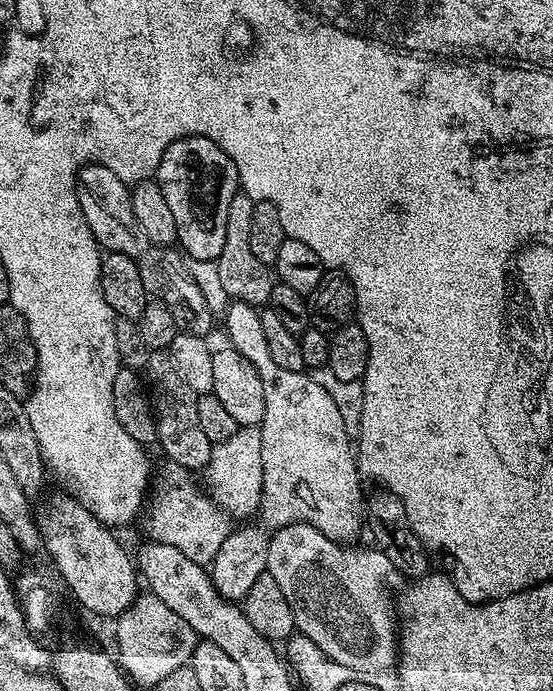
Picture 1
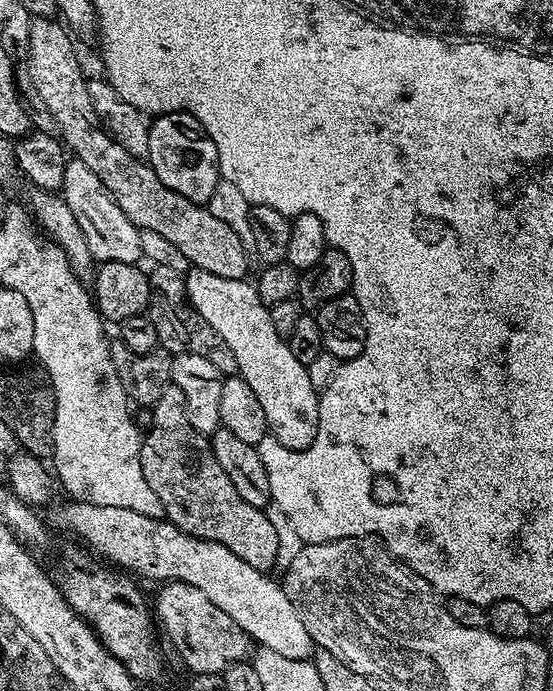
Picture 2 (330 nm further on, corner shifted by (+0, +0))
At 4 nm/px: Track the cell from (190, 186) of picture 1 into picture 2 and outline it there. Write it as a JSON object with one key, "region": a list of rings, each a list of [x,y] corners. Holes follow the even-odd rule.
{"region":[[[167,112],[151,121],[146,163],[158,178],[162,178],[167,188],[174,190],[174,194],[182,194],[182,198],[190,198],[190,202],[195,204],[207,205],[210,194],[214,194],[214,186],[218,186],[222,179],[214,142],[198,118],[188,112]]]}

